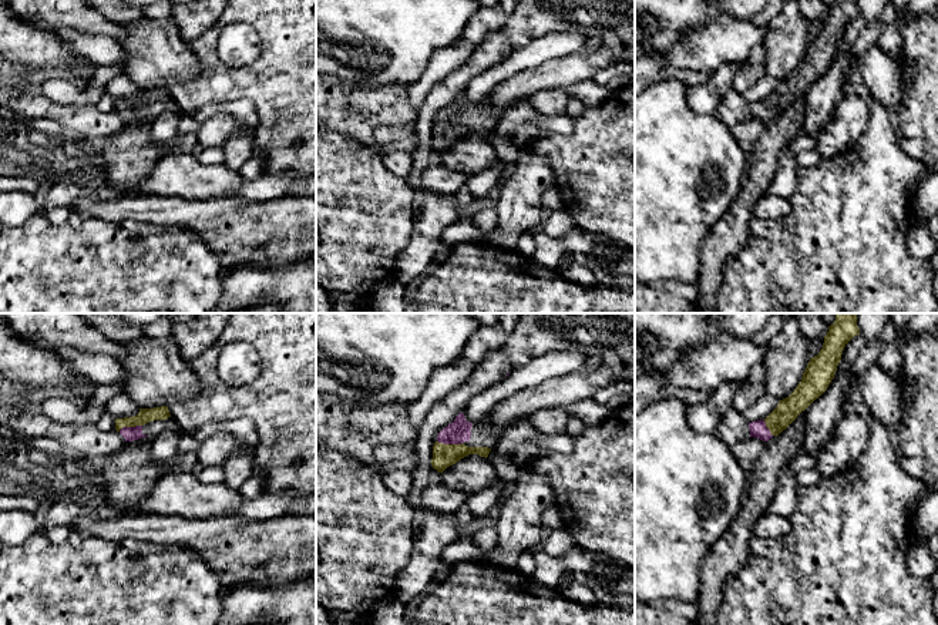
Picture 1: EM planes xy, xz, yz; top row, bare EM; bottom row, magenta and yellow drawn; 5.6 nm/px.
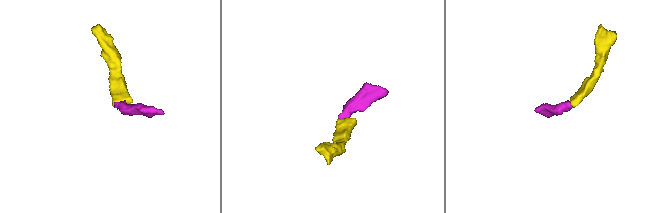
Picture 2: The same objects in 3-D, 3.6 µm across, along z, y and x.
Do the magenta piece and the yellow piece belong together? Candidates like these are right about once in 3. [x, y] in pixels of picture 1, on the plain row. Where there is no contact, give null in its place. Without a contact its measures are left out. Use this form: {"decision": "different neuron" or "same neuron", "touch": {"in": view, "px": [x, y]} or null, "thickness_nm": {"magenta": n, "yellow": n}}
{"decision": "same neuron", "touch": {"in": "xz", "px": [450, 124]}, "thickness_nm": {"magenta": 130, "yellow": 130}}

